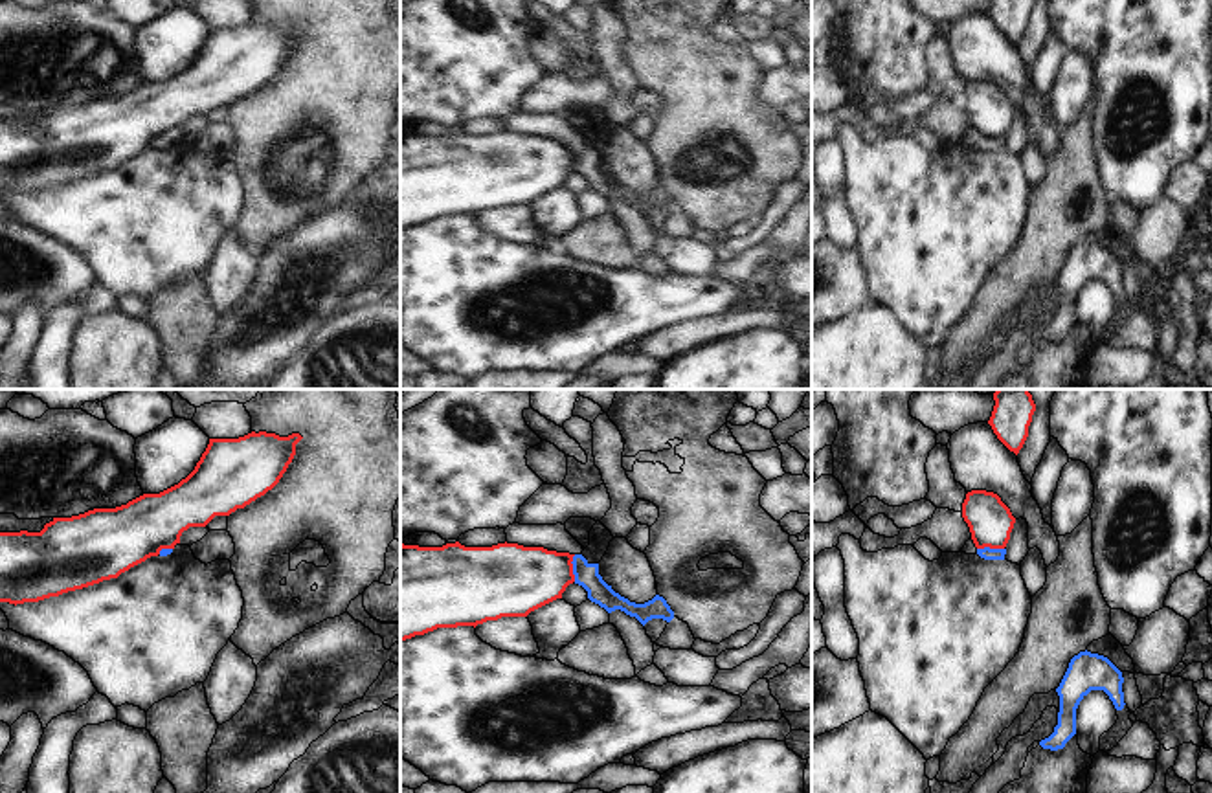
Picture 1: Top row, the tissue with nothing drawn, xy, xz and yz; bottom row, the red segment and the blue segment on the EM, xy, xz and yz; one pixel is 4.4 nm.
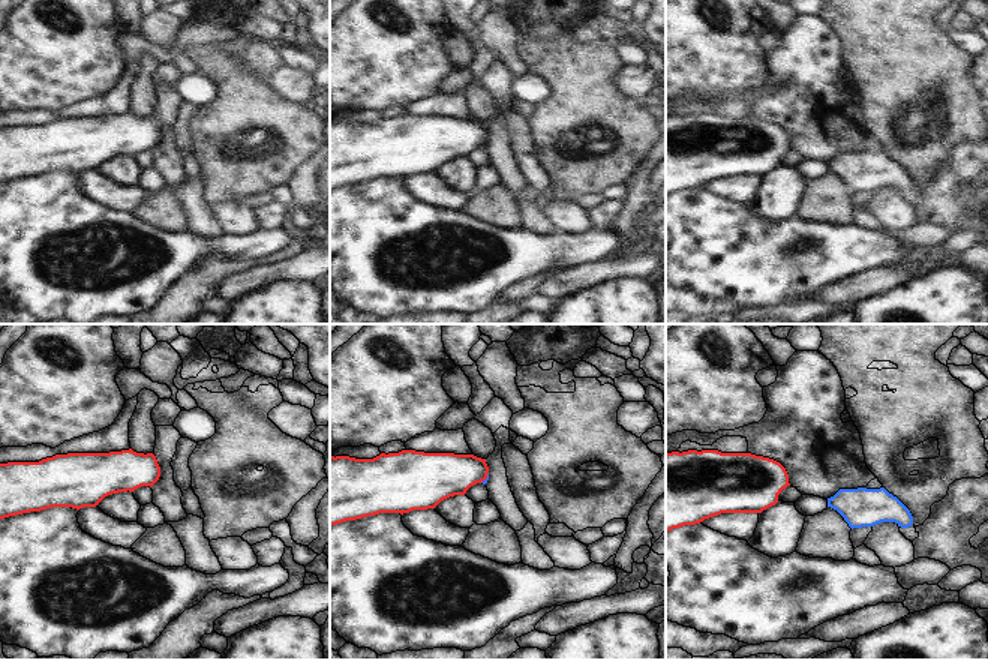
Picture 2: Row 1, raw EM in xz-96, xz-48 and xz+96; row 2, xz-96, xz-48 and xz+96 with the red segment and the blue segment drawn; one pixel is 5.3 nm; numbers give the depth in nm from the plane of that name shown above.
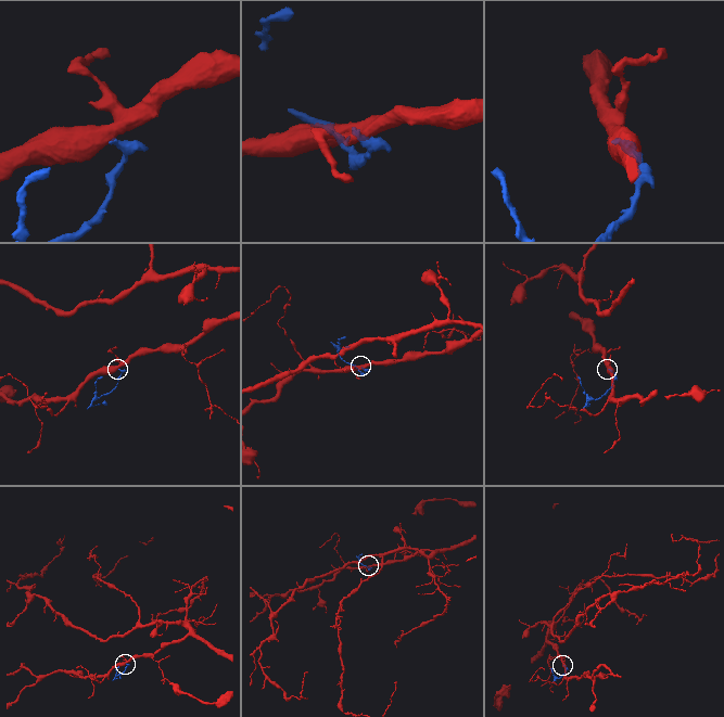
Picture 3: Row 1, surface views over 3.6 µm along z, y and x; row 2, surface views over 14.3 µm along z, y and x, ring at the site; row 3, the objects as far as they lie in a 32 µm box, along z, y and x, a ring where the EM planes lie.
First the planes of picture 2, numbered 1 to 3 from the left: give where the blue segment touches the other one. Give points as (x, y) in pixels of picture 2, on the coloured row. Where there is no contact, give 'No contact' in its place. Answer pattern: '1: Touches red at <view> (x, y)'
1: No contact
2: Touches red at xz-48 (485, 479)
3: No contact

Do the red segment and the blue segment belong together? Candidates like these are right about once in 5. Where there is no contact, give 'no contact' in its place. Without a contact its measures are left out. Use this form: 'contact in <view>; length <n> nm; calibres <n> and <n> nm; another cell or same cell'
contact in xz; length 120 nm; calibres 300 and 110 nm; another cell

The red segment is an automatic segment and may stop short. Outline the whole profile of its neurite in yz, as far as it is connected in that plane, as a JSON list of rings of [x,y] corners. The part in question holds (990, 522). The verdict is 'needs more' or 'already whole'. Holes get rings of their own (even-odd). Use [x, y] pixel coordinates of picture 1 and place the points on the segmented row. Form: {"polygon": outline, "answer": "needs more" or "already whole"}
{"polygon": [[[971,490],[962,503],[962,518],[977,549],[1004,549],[1016,518],[993,492]]], "answer": "already whole"}

